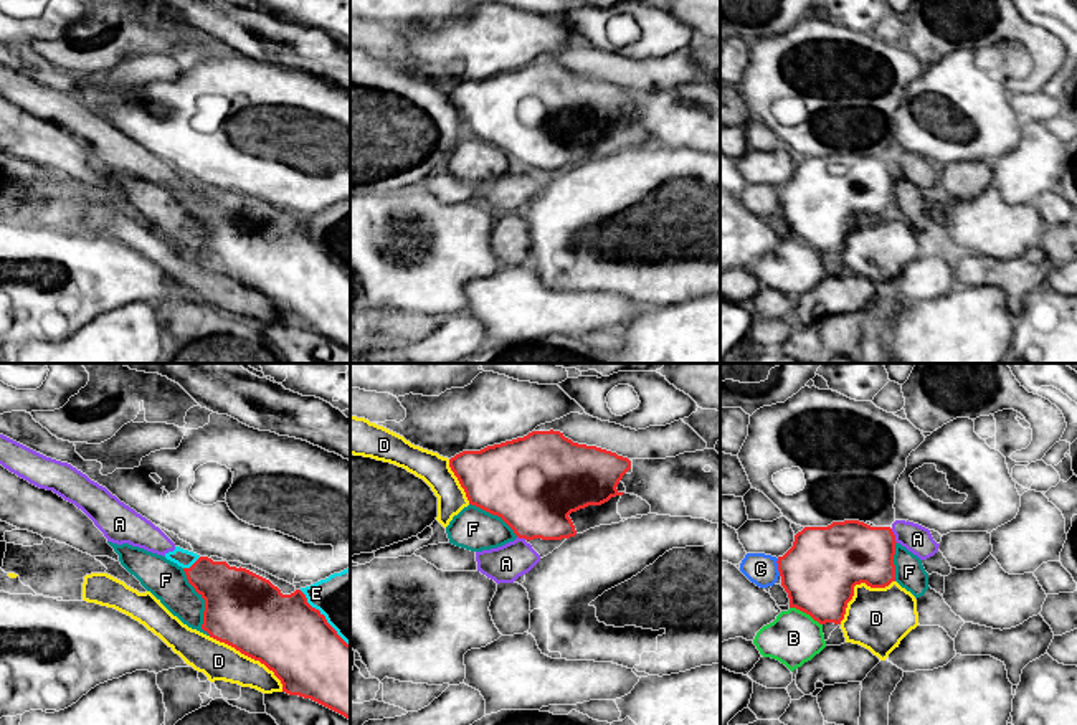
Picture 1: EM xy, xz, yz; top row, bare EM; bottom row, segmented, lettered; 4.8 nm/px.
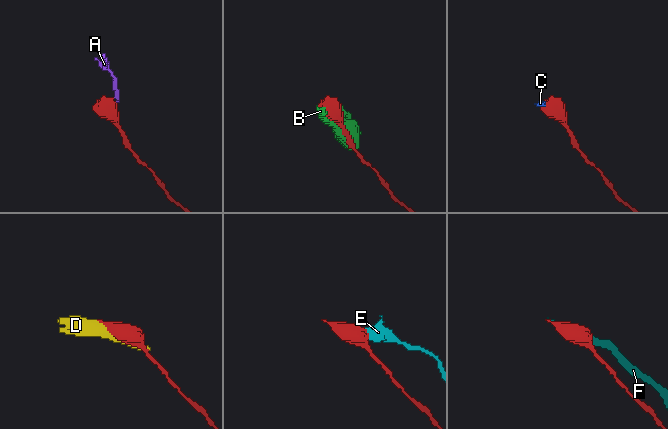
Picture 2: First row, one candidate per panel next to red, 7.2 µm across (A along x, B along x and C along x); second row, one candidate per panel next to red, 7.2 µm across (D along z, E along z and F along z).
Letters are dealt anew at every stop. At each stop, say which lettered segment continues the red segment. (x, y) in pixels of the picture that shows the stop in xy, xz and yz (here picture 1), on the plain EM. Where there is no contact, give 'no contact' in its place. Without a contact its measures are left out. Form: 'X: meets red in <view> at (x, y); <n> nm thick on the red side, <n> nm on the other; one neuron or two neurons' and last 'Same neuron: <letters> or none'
A: meets red in yz at (894, 165); 320 nm thick on the red side, 140 nm on the other; two neurons
B: meets red in yz at (806, 243); 360 nm thick on the red side, 260 nm on the other; two neurons
C: meets red in yz at (778, 197); 360 nm thick on the red side, 150 nm on the other; two neurons
D: meets red in xy at (250, 286); 380 nm thick on the red side, 190 nm on the other; two neurons
E: meets red in xy at (324, 246); 360 nm thick on the red side, 280 nm on the other; two neurons
F: meets red in xy at (205, 233); 380 nm thick on the red side, 190 nm on the other; two neurons
Same neuron: none

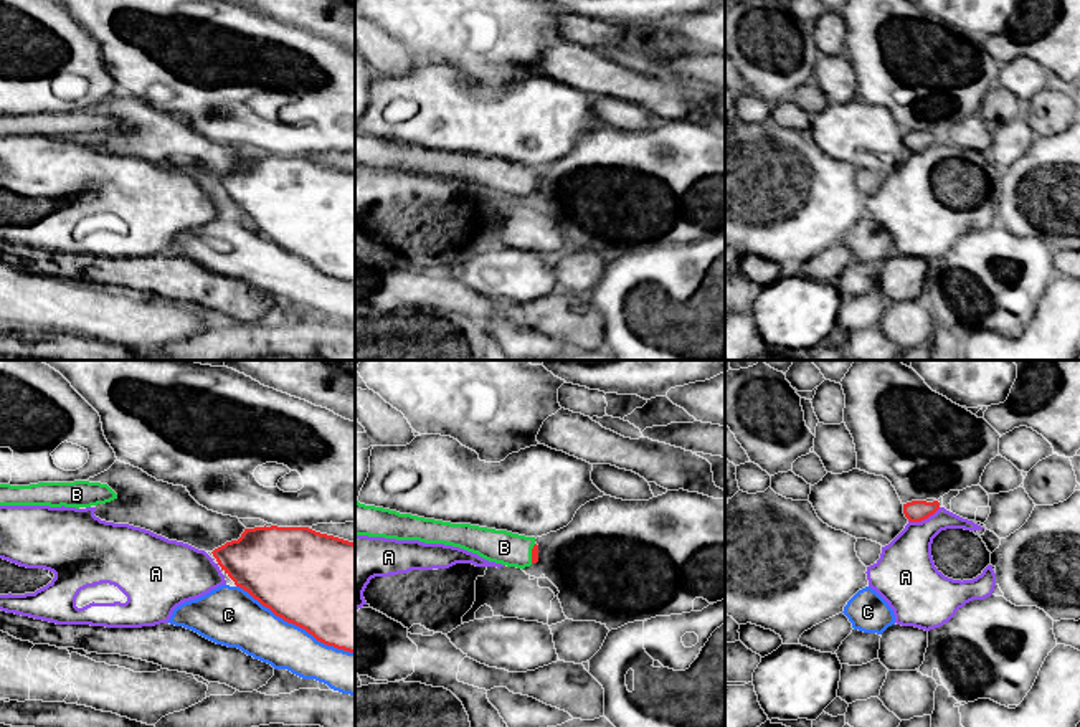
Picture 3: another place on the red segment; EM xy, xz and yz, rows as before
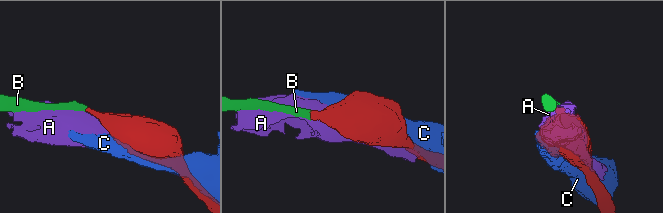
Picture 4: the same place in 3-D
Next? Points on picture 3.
A: meets red in yz at (923, 149); 110 nm thick on the red side, 280 nm on the other; two neurons
B: meets red in xz at (532, 184); 30 nm thick on the red side, 160 nm on the other; one neuron
C: meets red in xy at (296, 255); 480 nm thick on the red side, 240 nm on the other; two neurons
Same neuron: B

